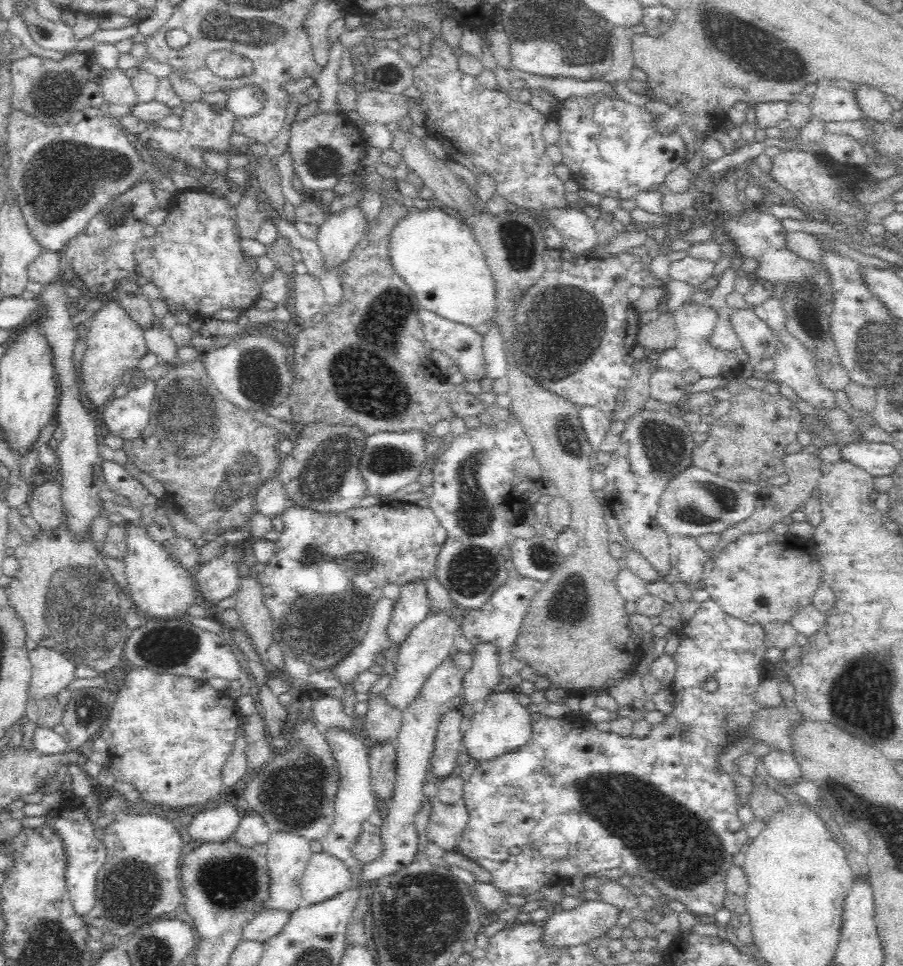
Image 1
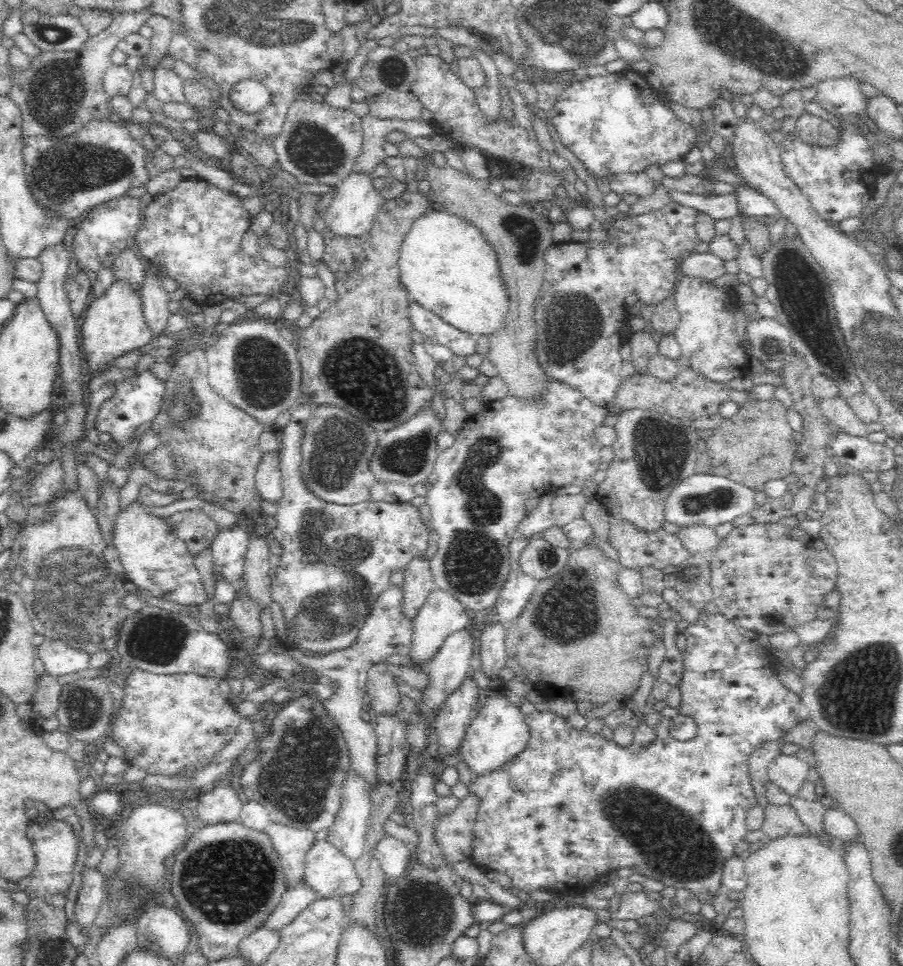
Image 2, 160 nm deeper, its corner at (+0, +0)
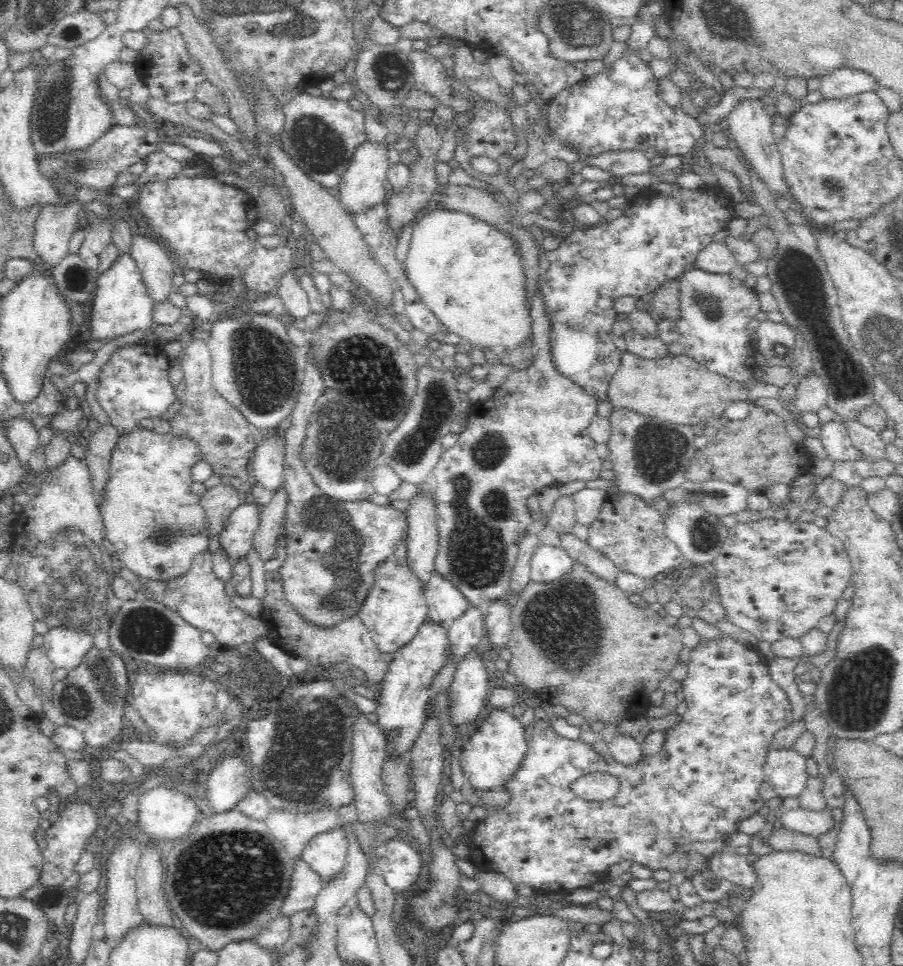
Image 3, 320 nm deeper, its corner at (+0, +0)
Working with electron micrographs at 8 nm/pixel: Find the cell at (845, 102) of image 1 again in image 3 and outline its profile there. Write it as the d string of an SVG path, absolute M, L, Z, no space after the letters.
M854 69L835 70L820 80L819 91L824 100L842 100L852 98L857 94L875 90L874 84L868 74Z

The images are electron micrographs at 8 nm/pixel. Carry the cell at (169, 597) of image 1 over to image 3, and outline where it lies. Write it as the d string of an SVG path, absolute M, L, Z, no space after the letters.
M134 429L119 437L112 451L110 482L106 502L99 506L105 522L107 539L115 546L122 566L132 570L143 582L162 581L171 583L184 580L191 569L193 556L208 549L206 537L200 533L204 524L202 507L198 505L198 495L189 491L193 483L191 467L199 462L198 453L190 441L170 433L158 435L148 429Z

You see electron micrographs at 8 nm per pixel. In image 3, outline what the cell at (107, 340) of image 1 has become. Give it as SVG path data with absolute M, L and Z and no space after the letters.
M124 255L97 280L97 287L92 296L92 316L90 318L90 341L110 342L133 332L150 333L154 316L150 299L146 296L146 287L138 272L135 260Z

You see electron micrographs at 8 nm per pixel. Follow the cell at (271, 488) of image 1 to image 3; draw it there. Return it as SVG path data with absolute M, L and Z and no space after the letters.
M267 432L267 437L258 443L251 467L253 480L276 494L282 484L282 460L284 454L283 437L280 432Z

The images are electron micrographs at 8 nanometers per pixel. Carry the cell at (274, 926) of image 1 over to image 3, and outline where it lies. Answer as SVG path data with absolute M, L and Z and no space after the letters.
M300 860L295 866L291 884L285 894L282 906L278 914L290 920L294 914L304 913L313 910L318 892L322 889L323 883L319 881L315 873Z

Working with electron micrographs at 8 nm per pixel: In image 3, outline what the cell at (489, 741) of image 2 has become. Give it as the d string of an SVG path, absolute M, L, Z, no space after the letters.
M492 707L478 730L458 744L461 768L466 781L476 790L498 786L508 774L514 774L514 770L520 766L527 749L525 740L525 726L512 715L510 708Z

